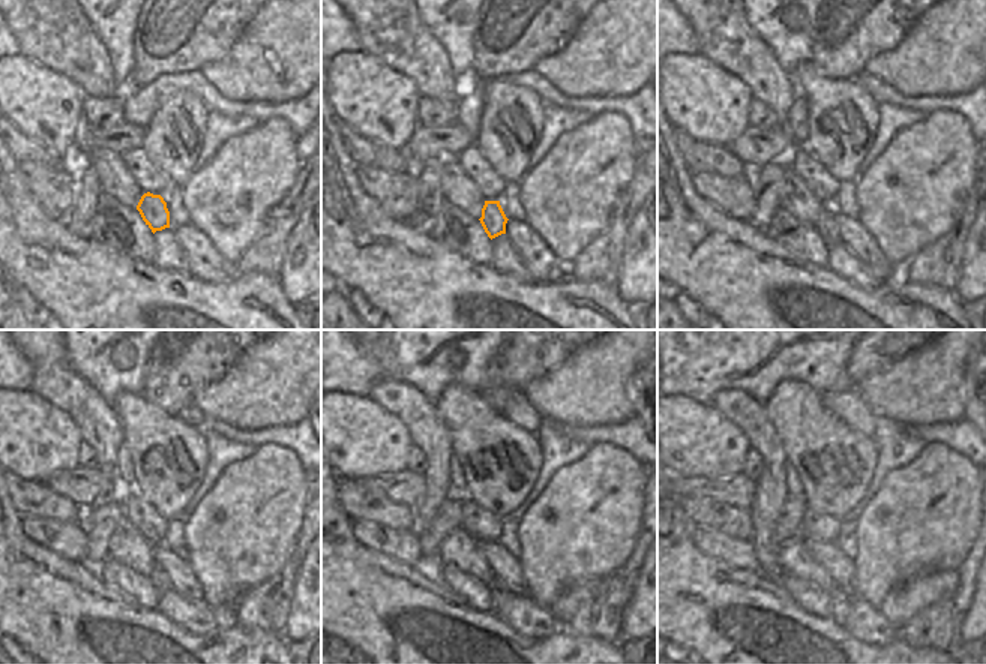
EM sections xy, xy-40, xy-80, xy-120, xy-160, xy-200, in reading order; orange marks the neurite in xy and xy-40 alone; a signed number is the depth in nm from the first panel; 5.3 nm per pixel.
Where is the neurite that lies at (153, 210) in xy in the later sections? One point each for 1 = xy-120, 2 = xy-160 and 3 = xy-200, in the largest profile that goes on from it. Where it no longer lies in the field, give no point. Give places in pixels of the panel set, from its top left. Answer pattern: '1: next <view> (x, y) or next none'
1: next xy-120 (158, 577)
2: next xy-160 (499, 595)
3: next xy-200 (839, 601)

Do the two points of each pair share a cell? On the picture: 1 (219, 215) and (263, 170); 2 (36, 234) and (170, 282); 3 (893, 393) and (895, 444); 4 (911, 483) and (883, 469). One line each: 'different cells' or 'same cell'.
1: same cell
2: same cell
3: different cells
4: different cells

